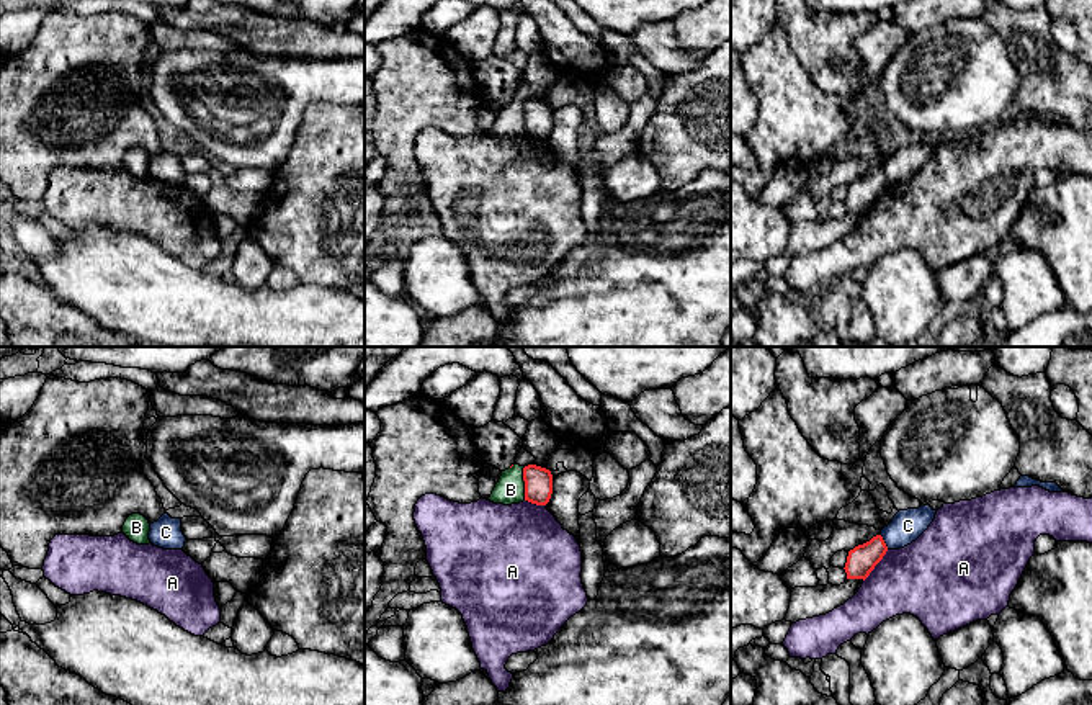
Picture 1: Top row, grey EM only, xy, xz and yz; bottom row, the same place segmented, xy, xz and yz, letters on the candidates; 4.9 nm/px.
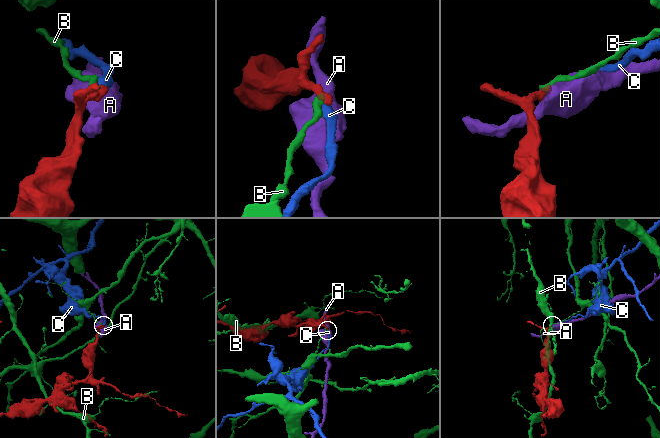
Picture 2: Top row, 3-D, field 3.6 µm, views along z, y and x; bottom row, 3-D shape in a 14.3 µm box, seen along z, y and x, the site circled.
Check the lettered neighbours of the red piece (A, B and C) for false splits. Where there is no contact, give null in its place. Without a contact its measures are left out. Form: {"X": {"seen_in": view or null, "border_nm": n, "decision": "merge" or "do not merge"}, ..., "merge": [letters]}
{"A": {"seen_in": "yz", "border_nm": 200, "decision": "do not merge"}, "B": {"seen_in": "xz", "border_nm": 170, "decision": "do not merge"}, "C": {"seen_in": "yz", "border_nm": 80, "decision": "do not merge"}, "merge": []}

